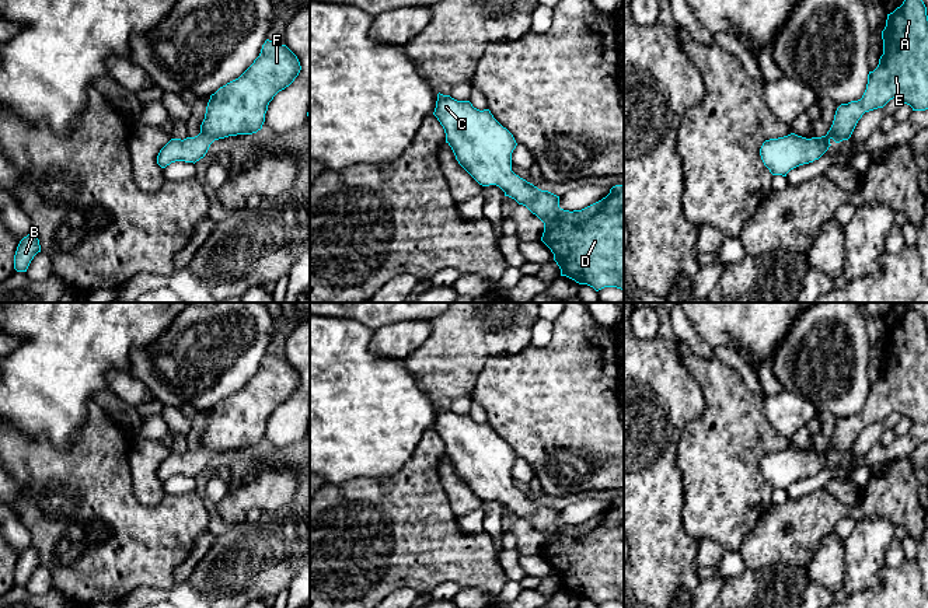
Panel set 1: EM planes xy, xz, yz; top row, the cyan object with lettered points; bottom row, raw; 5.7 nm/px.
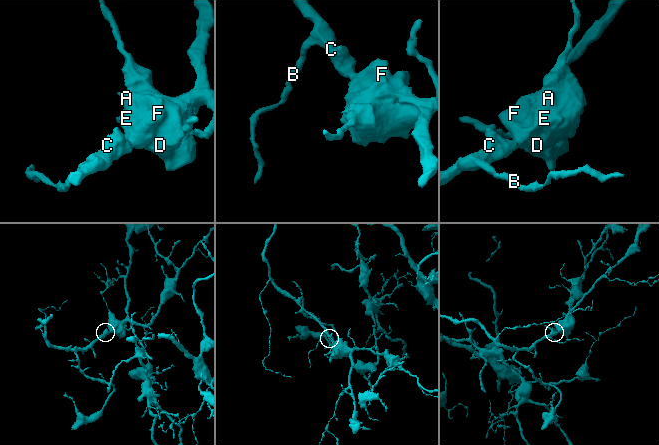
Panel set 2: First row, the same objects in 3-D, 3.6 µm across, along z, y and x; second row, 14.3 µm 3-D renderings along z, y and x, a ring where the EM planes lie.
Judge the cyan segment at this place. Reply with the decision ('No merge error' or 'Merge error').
No merge error

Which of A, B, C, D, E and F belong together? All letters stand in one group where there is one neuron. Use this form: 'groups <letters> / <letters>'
groups A B C D E F

